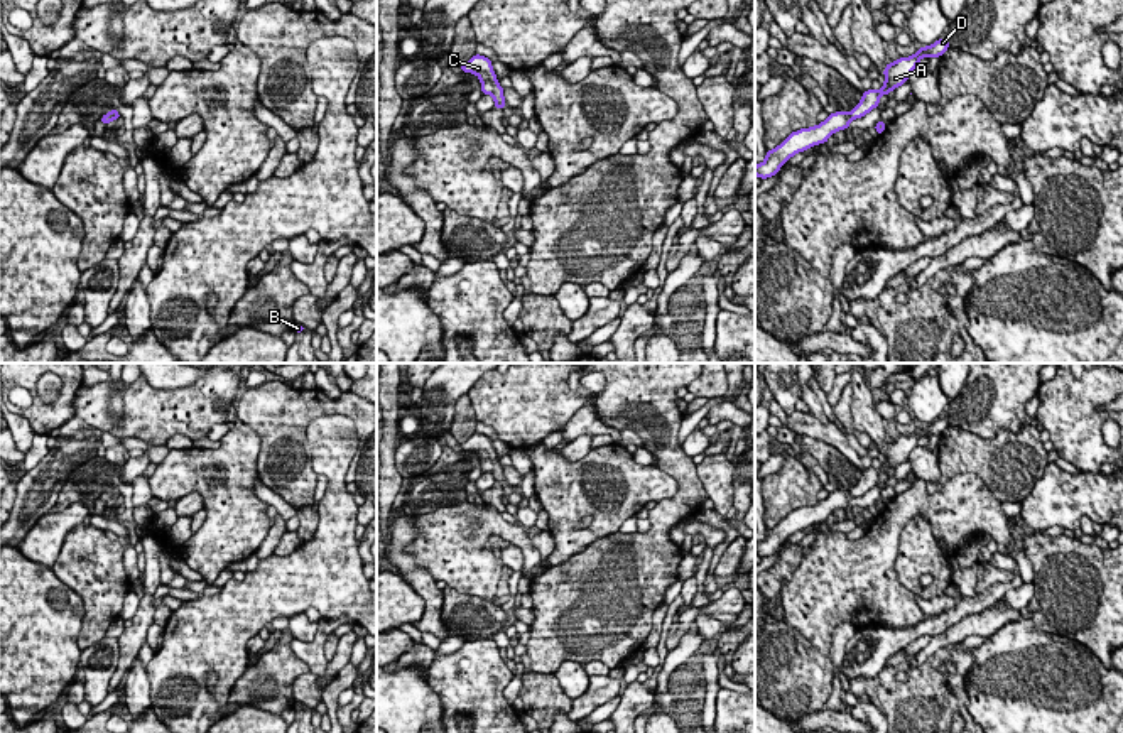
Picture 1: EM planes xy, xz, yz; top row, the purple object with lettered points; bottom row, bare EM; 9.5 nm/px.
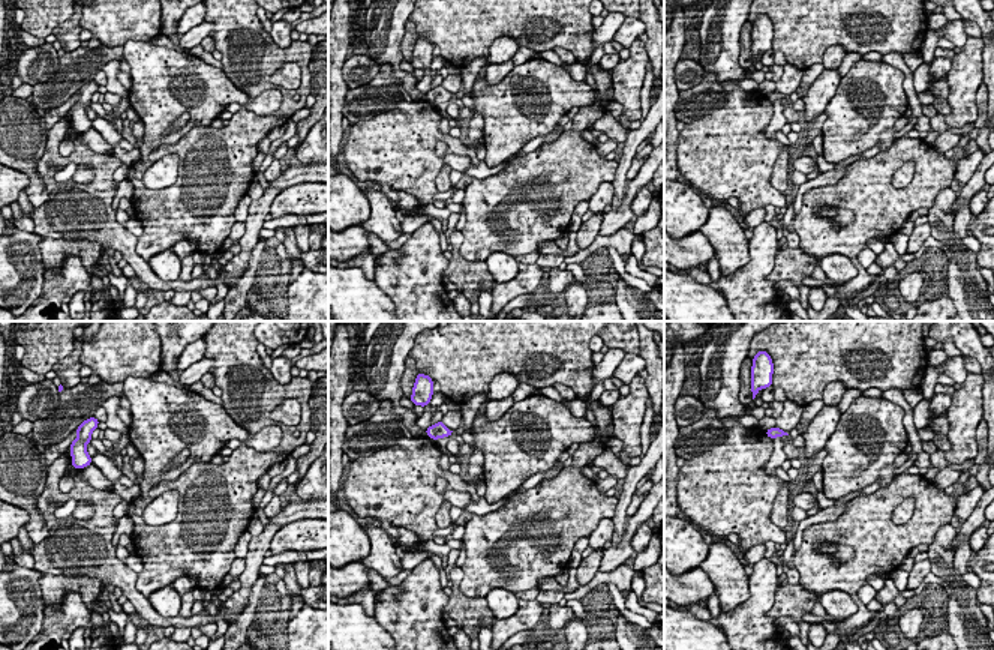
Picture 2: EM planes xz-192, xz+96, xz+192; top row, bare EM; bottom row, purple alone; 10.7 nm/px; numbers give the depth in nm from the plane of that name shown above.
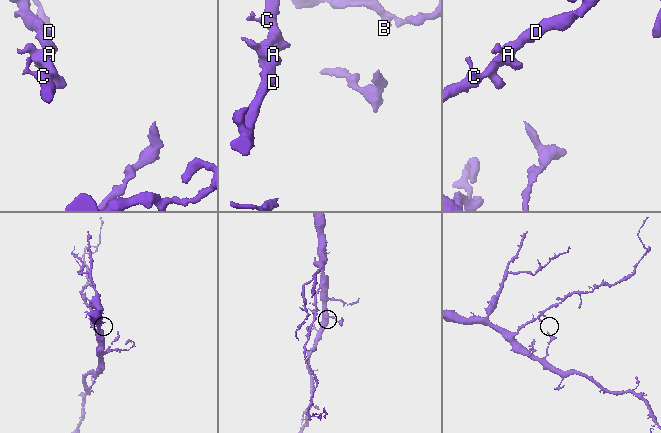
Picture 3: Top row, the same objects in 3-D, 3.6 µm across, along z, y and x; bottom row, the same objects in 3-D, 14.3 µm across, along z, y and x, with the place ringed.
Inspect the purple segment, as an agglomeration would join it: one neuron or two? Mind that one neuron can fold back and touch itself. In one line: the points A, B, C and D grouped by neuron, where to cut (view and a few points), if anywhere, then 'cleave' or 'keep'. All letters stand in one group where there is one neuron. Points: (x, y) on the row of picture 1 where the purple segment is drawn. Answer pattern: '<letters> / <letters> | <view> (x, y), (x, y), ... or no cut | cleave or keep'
A B C D | no cut | keep

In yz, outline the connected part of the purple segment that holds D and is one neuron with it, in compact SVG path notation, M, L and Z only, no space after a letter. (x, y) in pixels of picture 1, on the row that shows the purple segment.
M939 39L932 46L919 47L919 51L910 57L898 57L895 62L888 62L883 69L885 83L882 90L876 91L870 88L863 93L860 103L854 110L836 111L816 127L800 128L787 135L787 138L777 145L773 150L767 150L767 157L762 164L755 166L755 176L767 179L775 176L780 167L795 154L804 152L814 145L826 144L827 138L838 132L846 130L854 118L861 118L880 105L882 95L890 95L892 90L907 83L910 73L917 69L922 57L941 57L949 49L949 41Z

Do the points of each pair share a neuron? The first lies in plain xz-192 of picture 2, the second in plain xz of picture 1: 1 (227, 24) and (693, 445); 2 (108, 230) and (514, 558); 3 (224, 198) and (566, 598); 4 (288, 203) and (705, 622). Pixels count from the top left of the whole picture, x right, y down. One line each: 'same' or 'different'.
1: different
2: different
3: same
4: different

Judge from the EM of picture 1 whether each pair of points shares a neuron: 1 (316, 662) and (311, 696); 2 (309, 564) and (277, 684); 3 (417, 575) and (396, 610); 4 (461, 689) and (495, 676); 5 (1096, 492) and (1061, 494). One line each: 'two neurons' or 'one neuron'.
1: two neurons
2: two neurons
3: two neurons
4: one neuron
5: one neuron

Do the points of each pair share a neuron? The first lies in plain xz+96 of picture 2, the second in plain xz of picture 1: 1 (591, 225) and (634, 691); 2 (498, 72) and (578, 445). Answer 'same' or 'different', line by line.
1: different
2: same

